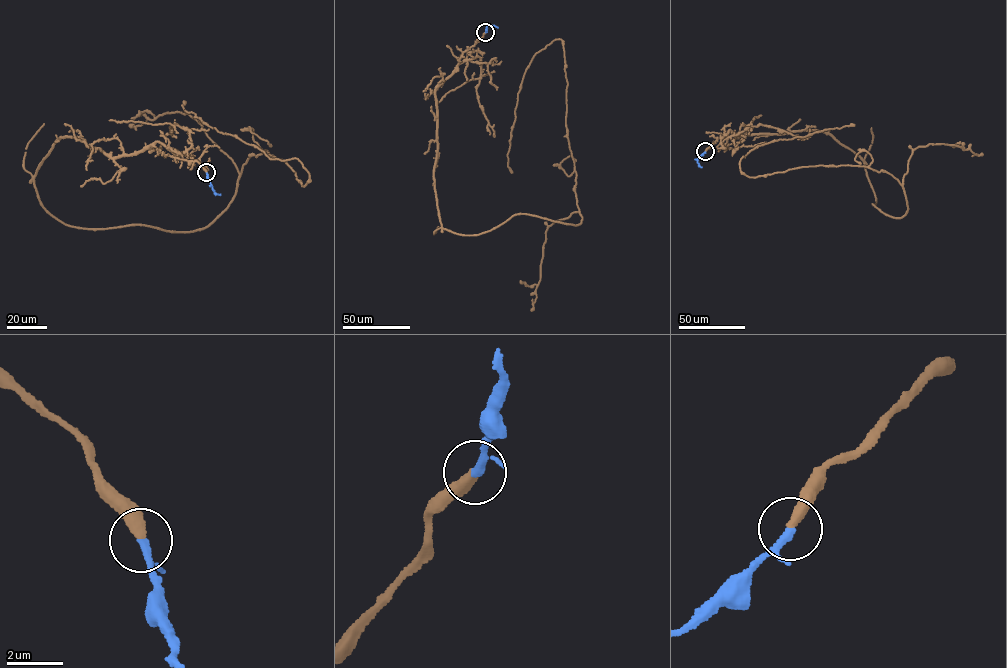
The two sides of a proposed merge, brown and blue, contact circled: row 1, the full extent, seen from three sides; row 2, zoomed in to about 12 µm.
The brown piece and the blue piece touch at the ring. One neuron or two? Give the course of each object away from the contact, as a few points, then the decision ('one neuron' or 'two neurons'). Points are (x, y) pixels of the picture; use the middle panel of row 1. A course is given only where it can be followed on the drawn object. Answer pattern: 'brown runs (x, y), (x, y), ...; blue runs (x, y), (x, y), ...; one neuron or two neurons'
brown runs (485, 32), (435, 92), (442, 227), (476, 235), (526, 214), (581, 223), (560, 39), (524, 74), (512, 172); blue runs (485, 32), (488, 25), (497, 28); one neuron

